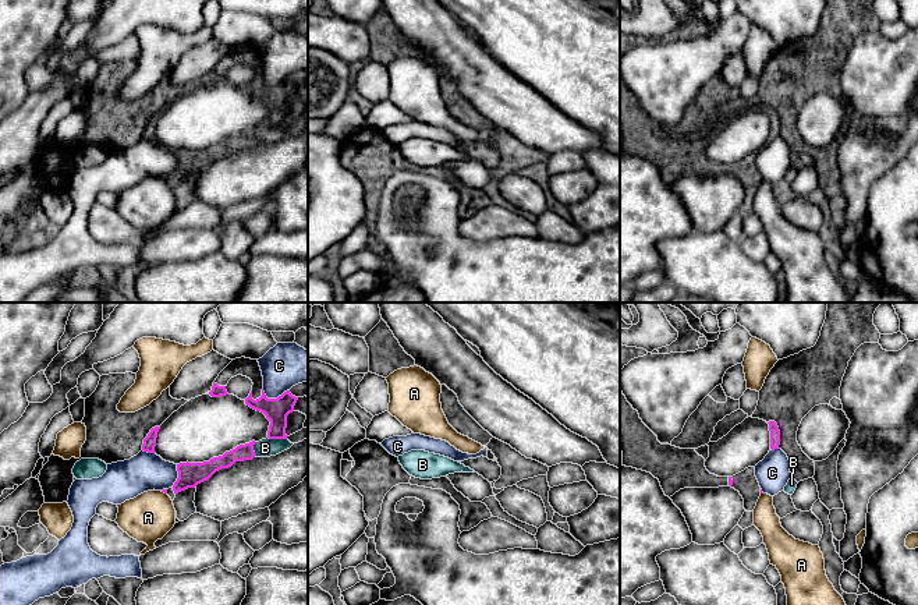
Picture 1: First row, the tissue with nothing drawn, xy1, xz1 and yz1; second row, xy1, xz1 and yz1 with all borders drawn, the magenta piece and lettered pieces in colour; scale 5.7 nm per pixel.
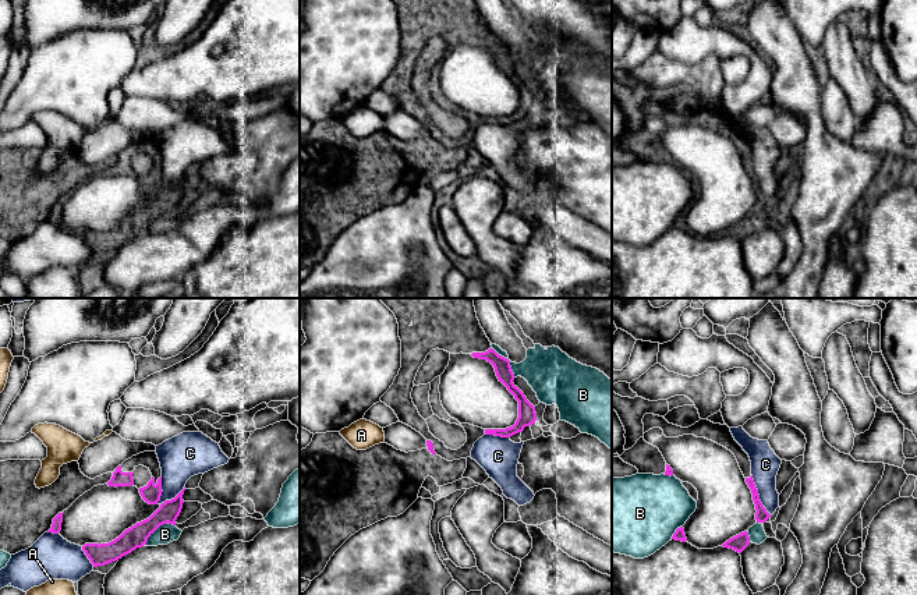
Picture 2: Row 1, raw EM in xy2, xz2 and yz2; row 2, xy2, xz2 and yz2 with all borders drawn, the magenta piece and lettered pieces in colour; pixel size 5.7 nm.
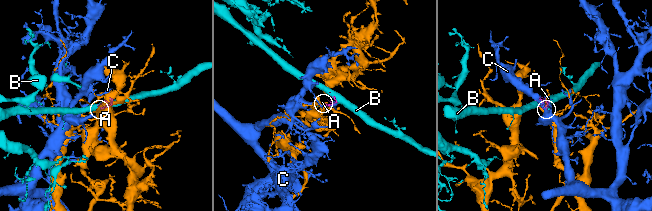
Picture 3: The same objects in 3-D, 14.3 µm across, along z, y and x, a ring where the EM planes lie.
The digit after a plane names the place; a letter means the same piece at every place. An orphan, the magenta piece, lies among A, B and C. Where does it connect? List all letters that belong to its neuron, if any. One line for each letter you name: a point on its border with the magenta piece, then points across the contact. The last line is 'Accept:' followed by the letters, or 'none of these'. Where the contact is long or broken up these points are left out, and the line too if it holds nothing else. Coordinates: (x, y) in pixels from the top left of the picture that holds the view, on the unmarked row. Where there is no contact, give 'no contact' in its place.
Accept: none of these

